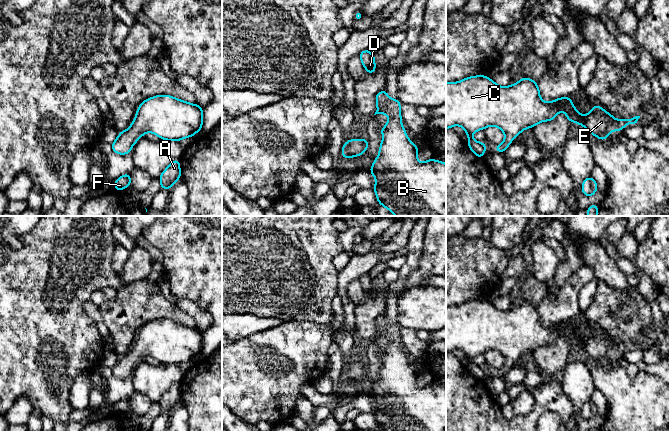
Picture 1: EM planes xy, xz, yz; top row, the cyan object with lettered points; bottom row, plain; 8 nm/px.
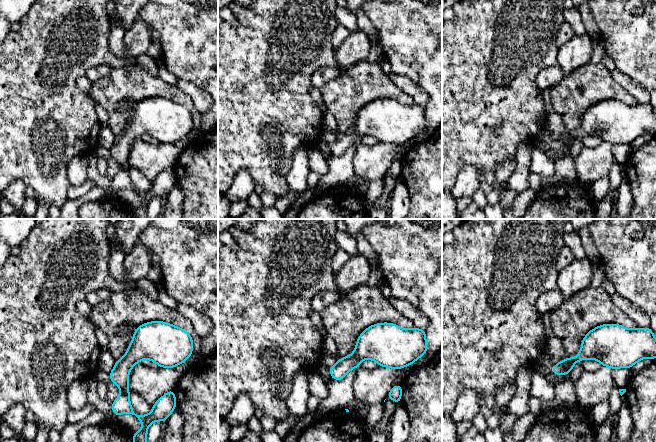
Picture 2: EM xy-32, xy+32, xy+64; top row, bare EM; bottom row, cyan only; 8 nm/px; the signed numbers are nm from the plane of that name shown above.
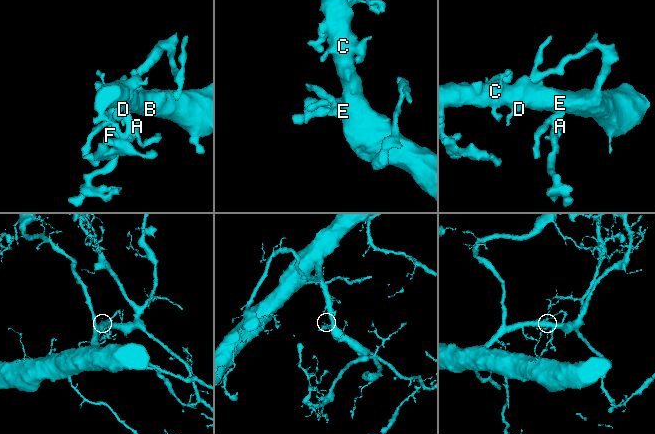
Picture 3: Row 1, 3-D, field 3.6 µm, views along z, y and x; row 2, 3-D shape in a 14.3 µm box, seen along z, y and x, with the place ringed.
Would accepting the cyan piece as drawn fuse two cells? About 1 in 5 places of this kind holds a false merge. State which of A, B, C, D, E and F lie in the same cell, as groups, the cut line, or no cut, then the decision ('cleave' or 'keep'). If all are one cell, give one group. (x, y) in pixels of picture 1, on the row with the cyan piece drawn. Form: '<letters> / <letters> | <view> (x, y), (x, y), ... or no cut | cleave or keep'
A B C D E F | no cut | keep

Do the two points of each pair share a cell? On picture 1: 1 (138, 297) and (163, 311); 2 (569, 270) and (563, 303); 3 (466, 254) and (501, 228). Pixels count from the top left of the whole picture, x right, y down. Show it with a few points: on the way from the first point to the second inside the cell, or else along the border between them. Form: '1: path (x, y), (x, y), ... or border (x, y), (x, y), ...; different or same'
1: path (144, 302), (157, 306); same
2: border (583, 265), (554, 293), (547, 291); different
3: border (490, 238), (490, 241), (495, 246), (505, 251); different

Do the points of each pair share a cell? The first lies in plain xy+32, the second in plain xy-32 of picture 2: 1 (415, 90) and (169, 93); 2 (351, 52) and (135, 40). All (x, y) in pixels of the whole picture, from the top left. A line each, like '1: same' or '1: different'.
1: different
2: same

